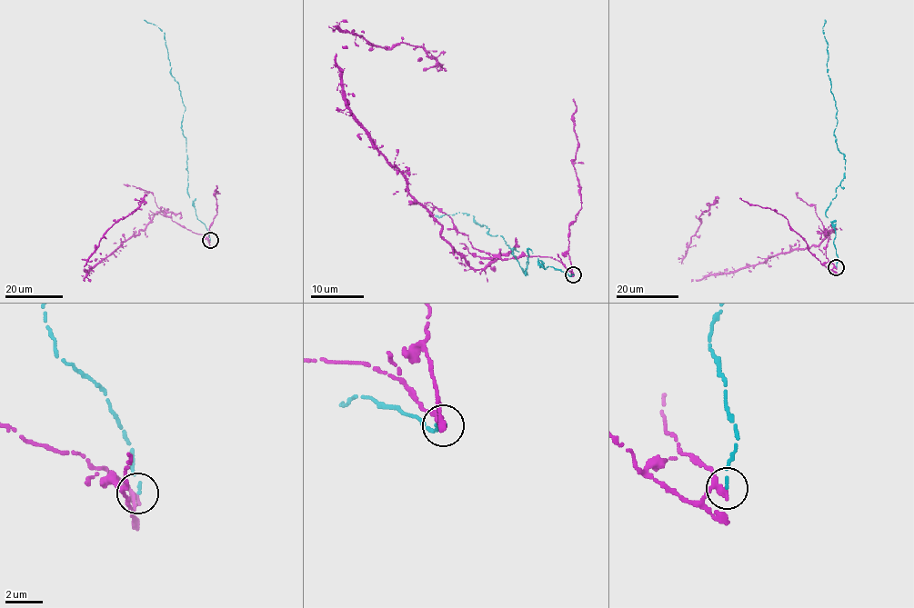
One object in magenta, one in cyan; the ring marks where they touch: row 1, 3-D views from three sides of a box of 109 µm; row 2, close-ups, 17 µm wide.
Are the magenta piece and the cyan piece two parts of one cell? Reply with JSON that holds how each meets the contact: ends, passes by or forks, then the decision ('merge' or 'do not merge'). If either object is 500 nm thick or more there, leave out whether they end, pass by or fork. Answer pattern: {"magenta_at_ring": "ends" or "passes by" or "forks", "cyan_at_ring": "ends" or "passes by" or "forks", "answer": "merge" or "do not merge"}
{"magenta_at_ring": "passes by", "cyan_at_ring": "ends", "answer": "do not merge"}

